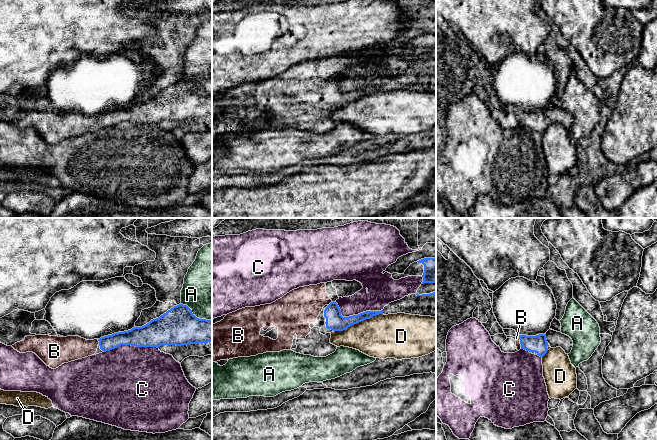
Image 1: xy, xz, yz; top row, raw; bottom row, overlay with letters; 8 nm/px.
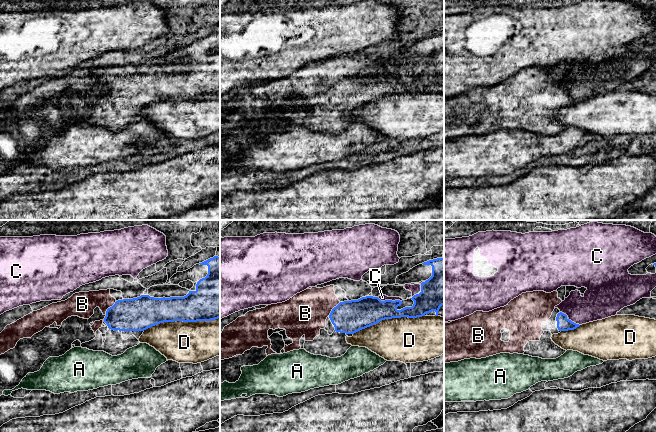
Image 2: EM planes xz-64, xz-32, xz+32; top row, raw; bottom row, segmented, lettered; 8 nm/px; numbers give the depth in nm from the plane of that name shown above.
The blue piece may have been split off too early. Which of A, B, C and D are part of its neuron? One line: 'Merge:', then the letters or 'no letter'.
Merge: B

